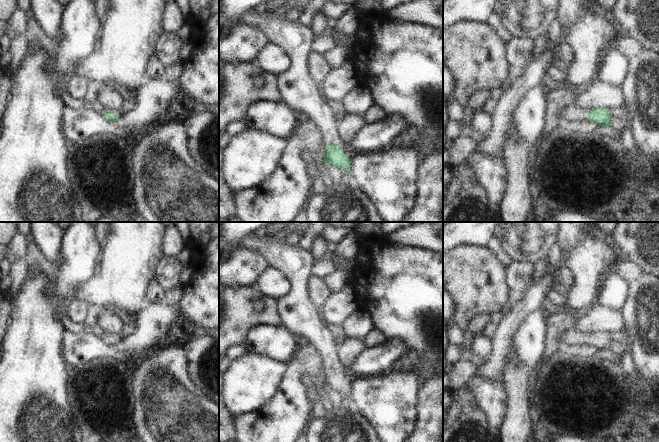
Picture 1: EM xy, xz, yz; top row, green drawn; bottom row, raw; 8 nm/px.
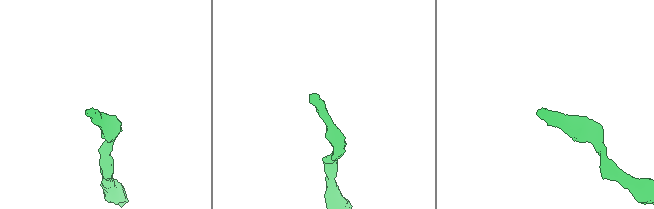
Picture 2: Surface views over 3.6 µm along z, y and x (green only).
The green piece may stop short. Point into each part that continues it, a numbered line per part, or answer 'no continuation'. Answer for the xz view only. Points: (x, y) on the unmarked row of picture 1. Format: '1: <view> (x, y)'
1: xz (299, 315)

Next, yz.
1: yz (571, 337)

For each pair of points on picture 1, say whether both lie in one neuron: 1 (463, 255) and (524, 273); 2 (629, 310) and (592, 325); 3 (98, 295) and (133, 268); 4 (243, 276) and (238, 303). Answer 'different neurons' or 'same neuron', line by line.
1: different neurons
2: different neurons
3: same neuron
4: different neurons

